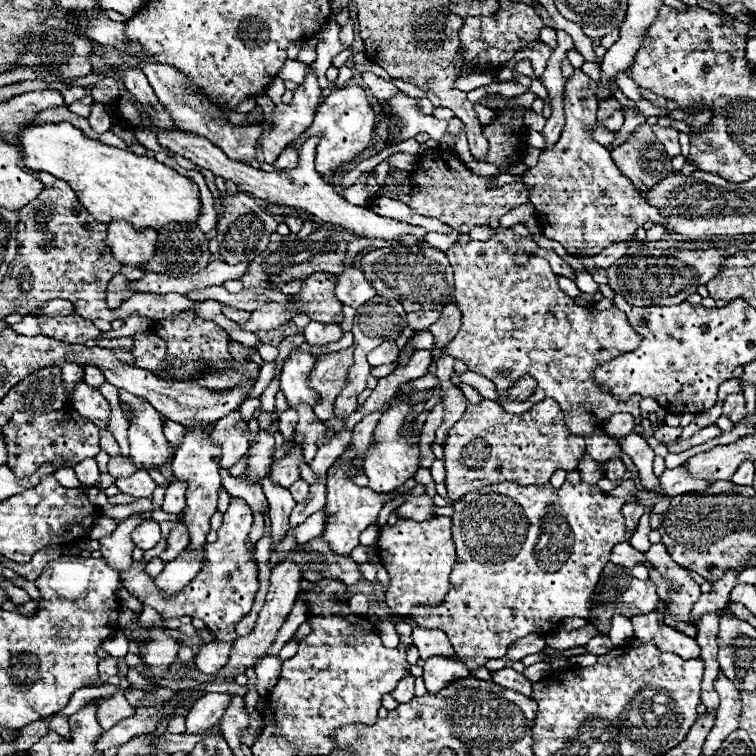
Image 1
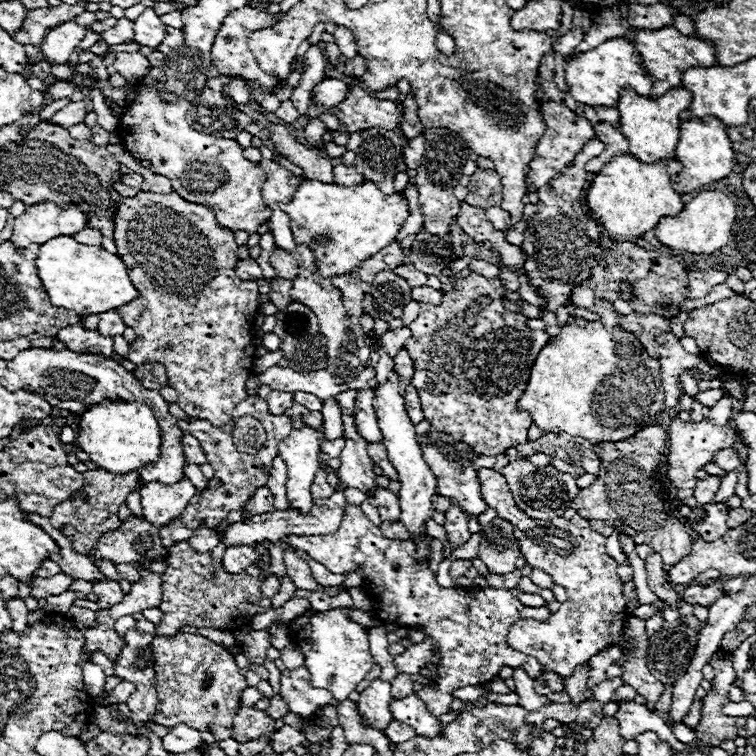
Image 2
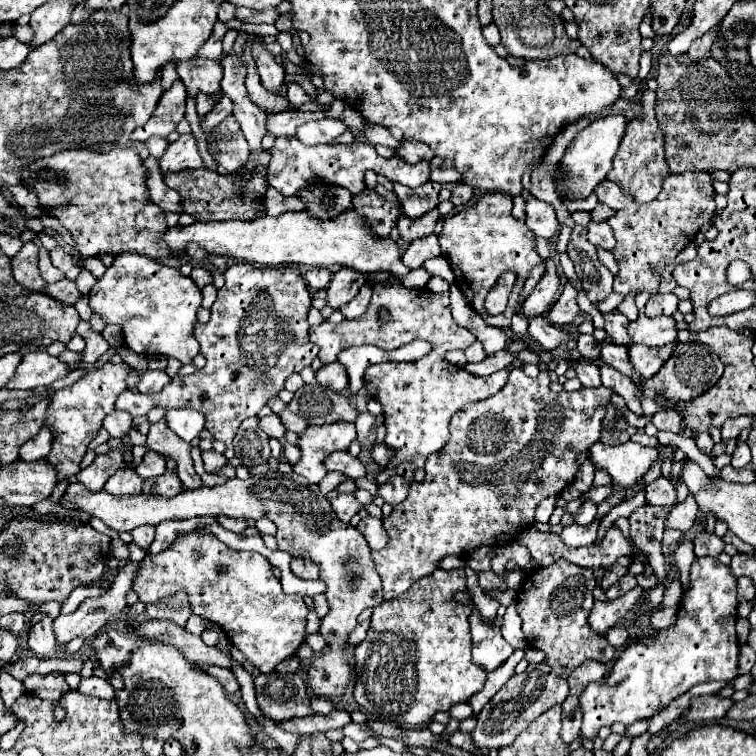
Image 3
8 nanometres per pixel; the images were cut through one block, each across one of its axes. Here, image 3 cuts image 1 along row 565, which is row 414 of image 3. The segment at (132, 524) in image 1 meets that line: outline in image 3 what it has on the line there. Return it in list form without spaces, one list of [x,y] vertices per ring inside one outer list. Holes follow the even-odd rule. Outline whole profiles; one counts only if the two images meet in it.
[[[114,410],[112,414],[106,416],[106,420],[104,420],[102,426],[108,430],[110,438],[122,438],[124,434],[128,434],[128,430],[132,426],[132,416],[128,412]]]

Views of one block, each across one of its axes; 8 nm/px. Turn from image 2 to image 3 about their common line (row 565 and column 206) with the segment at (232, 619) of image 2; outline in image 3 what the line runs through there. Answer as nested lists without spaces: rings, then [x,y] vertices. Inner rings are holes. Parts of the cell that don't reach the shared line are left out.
[[[264,150],[260,154],[250,154],[250,160],[242,170],[234,174],[218,174],[208,168],[200,170],[184,170],[184,172],[166,172],[164,182],[174,188],[182,196],[184,212],[196,214],[200,222],[210,220],[254,220],[260,216],[260,208],[256,204],[258,198],[266,192],[266,166],[270,154]]]

